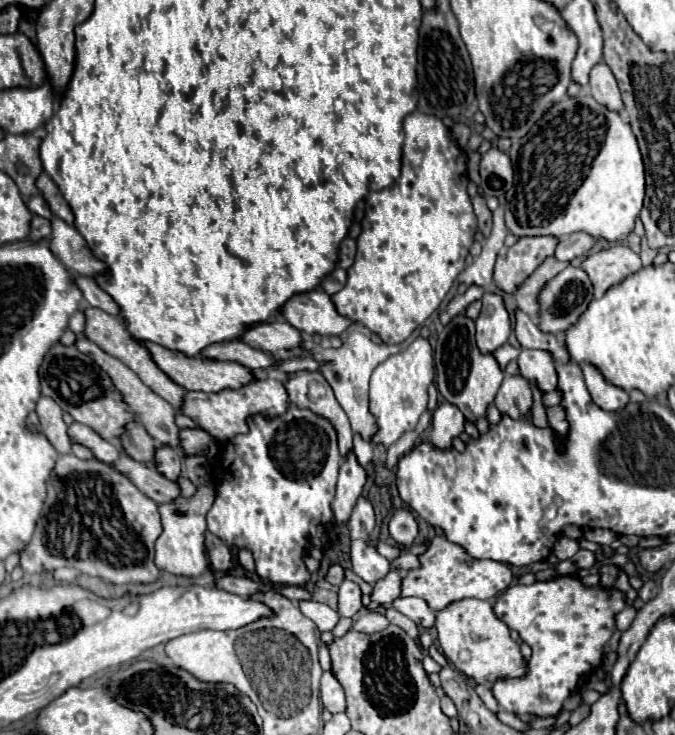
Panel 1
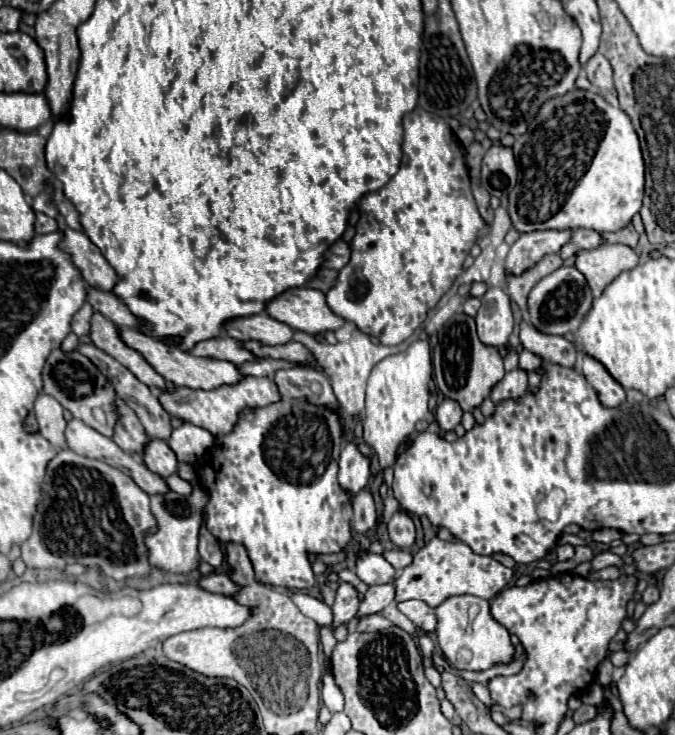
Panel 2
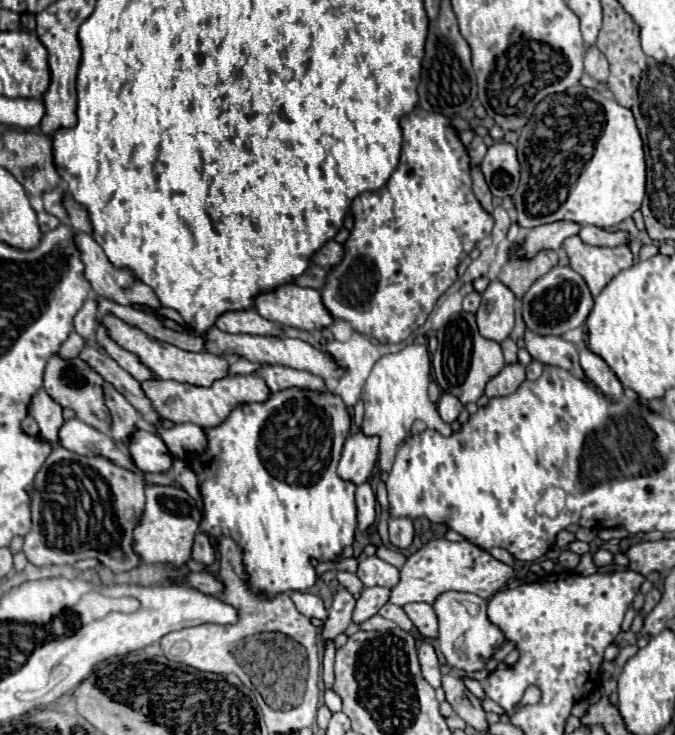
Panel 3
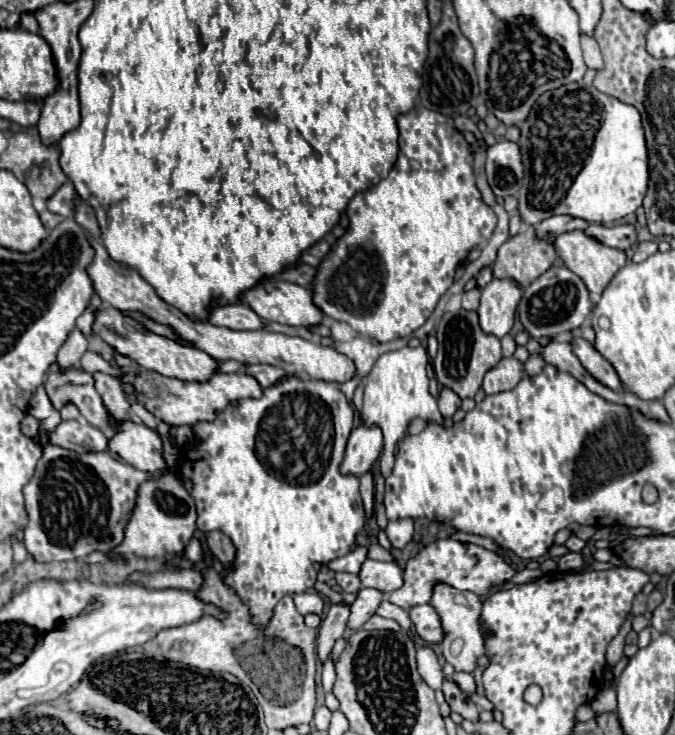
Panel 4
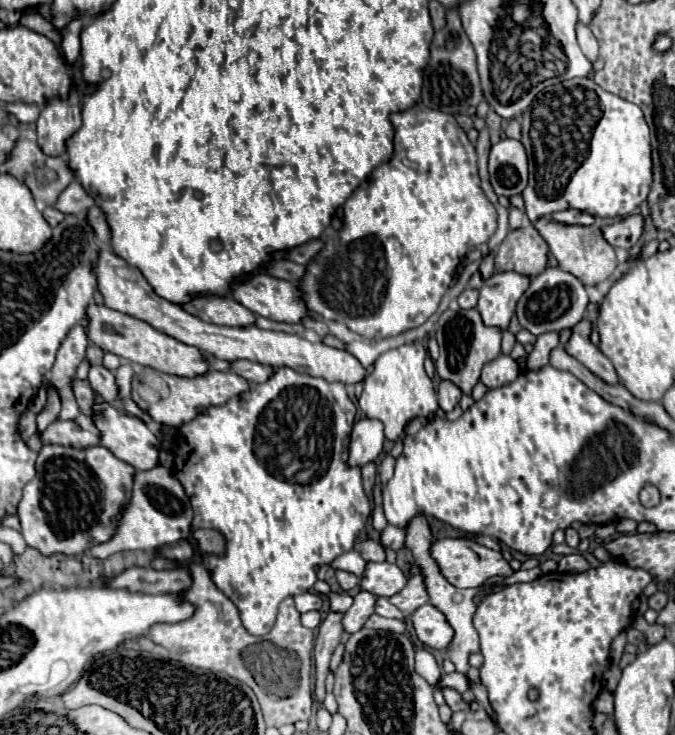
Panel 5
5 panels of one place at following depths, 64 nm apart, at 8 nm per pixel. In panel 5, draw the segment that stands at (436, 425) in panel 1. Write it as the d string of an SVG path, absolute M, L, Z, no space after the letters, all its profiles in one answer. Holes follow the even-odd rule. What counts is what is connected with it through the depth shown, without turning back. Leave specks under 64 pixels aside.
M450 380L440 382L440 386L438 386L438 404L444 412L452 410L458 404L460 396L462 396L462 392L460 392L460 388L456 388L456 384L452 384Z

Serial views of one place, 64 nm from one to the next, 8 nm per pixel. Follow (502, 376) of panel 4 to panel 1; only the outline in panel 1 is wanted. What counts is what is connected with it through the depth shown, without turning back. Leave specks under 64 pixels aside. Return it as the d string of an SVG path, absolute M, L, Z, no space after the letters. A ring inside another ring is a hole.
M520 374L506 376L494 398L494 404L502 414L522 418L532 408L532 390L528 380Z

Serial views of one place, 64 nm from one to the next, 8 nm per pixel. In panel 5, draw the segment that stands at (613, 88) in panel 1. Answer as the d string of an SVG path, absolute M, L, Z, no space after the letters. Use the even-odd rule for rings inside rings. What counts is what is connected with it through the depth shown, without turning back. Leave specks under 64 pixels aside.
M578 22L578 26L576 26L576 36L578 36L578 44L580 44L582 52L584 52L592 62L596 62L596 58L598 58L598 42L596 42L596 36L592 34L592 30L590 30L588 26L584 26L584 24Z

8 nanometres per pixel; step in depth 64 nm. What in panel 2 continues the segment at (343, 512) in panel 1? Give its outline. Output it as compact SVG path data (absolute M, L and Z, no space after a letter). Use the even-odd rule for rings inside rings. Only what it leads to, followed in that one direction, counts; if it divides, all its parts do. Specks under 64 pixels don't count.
M346 442L340 454L340 470L338 482L344 490L356 494L366 486L370 478L370 456L364 456L356 442Z

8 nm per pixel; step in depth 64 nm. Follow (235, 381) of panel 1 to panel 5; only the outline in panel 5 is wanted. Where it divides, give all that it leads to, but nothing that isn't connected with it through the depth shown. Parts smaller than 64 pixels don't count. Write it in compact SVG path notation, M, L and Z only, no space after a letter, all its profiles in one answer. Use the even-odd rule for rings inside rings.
M90 304L86 308L86 318L88 318L88 338L90 342L94 342L96 346L100 346L106 352L112 352L124 360L166 372L166 374L176 374L176 376L196 376L196 374L204 374L208 370L208 362L202 356L202 352L198 348L192 348L188 344L182 344L180 340L152 328L150 324L136 320L132 316L126 316L122 312L116 312L108 306L100 306L100 304Z

